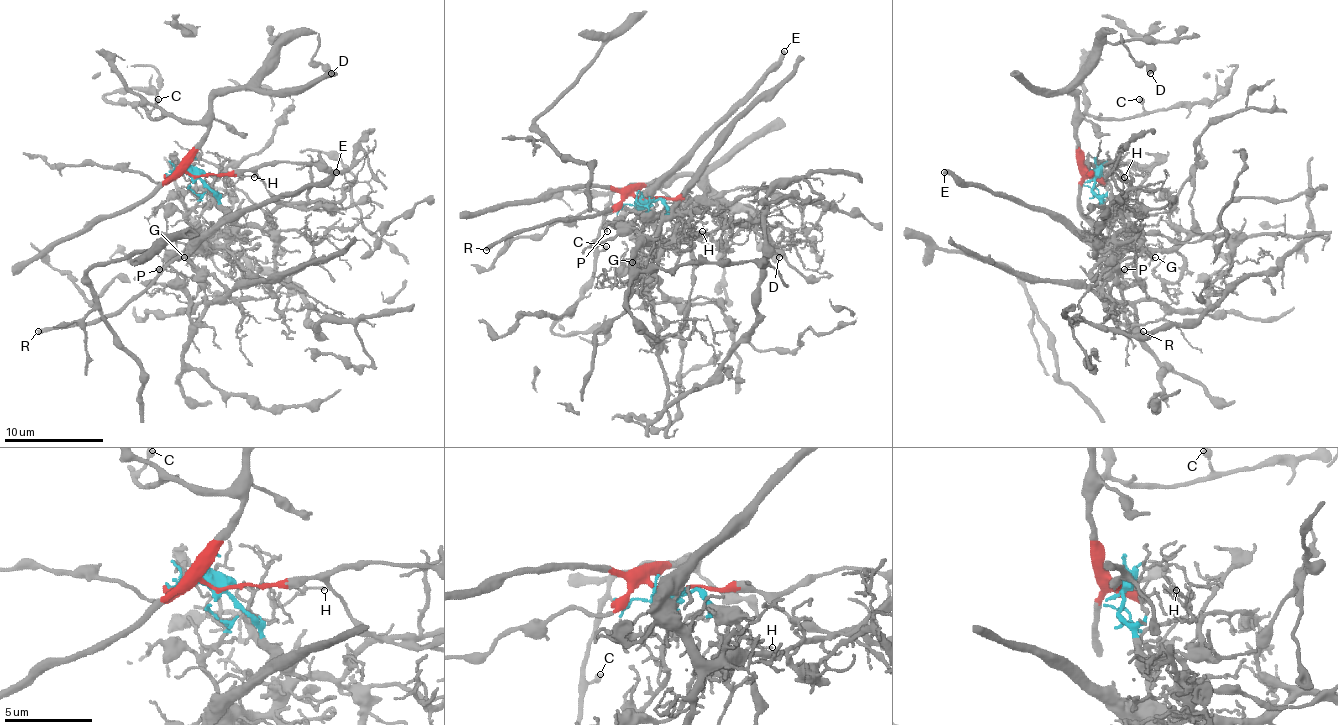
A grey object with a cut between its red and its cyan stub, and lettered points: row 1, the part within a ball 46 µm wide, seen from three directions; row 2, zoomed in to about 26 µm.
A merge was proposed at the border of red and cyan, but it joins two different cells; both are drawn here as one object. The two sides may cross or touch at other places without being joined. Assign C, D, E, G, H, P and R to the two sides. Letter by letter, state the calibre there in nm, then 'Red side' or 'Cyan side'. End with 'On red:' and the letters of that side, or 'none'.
C: Thickness 280 nm. Red side
D: Thickness 550 nm. Red side
E: Thickness 360 nm. Cyan side
G: Thickness 130 nm. Cyan side
H: Thickness 110 nm. Cyan side
P: Thickness 180 nm. Cyan side
R: Thickness 320 nm. Cyan side
On red: C, D

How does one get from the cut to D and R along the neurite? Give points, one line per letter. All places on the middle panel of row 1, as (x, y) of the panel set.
D: (643, 198), (634, 193), (638, 188), (693, 176), (732, 208), (760, 218), (767, 228), (760, 240), (779, 258)
R: (643, 198), (656, 201), (636, 221), (641, 216), (611, 206), (587, 218), (559, 218), (512, 230), (485, 250)

